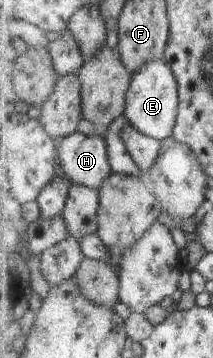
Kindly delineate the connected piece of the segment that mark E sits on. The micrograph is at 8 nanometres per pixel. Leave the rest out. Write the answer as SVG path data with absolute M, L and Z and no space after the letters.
M154 59L134 74L125 116L139 131L160 142L174 136L180 118L180 84L165 59Z

